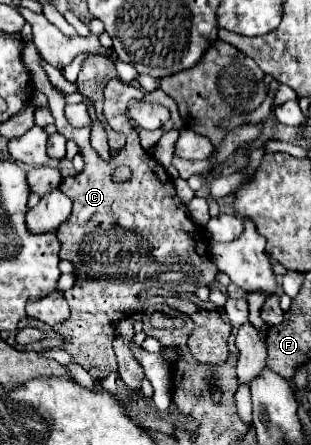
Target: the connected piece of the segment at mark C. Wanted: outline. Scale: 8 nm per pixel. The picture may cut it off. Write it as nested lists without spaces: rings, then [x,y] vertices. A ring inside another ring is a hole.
[[[32,41],[24,43],[22,61],[30,69],[36,89],[48,97],[48,107],[56,119],[54,125],[58,127],[58,133],[86,135],[84,171],[62,179],[60,185],[62,193],[72,199],[74,207],[70,217],[58,227],[56,237],[62,245],[60,259],[74,263],[76,283],[72,289],[64,291],[64,299],[70,305],[70,317],[66,323],[58,323],[54,331],[68,339],[70,345],[66,345],[66,351],[78,365],[82,365],[94,379],[104,379],[118,371],[116,355],[112,351],[114,325],[140,313],[142,305],[136,301],[140,291],[150,287],[164,287],[166,291],[174,293],[194,293],[198,287],[210,287],[216,281],[218,269],[214,269],[214,263],[208,257],[208,241],[204,237],[206,233],[188,219],[186,205],[178,199],[170,175],[152,155],[142,149],[138,133],[128,121],[128,101],[142,99],[142,91],[134,85],[122,83],[120,79],[114,79],[106,85],[104,109],[110,109],[110,117],[120,117],[120,133],[128,137],[126,145],[116,153],[116,163],[108,163],[90,147],[90,127],[86,125],[76,129],[66,121],[64,99],[50,85],[44,69],[40,67],[38,51]],[[118,159],[122,159],[126,165],[132,165],[132,179],[122,185],[110,179],[112,167],[118,165]],[[188,231],[194,231],[194,239]],[[170,269],[178,269],[178,279],[160,279],[160,275]]]

